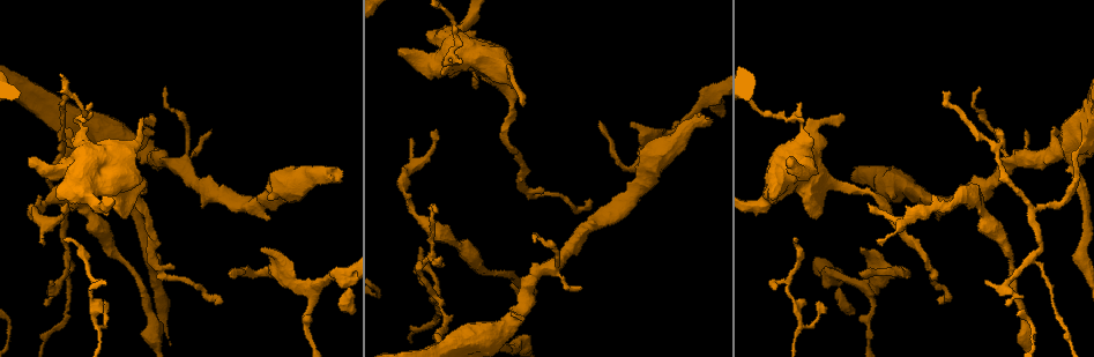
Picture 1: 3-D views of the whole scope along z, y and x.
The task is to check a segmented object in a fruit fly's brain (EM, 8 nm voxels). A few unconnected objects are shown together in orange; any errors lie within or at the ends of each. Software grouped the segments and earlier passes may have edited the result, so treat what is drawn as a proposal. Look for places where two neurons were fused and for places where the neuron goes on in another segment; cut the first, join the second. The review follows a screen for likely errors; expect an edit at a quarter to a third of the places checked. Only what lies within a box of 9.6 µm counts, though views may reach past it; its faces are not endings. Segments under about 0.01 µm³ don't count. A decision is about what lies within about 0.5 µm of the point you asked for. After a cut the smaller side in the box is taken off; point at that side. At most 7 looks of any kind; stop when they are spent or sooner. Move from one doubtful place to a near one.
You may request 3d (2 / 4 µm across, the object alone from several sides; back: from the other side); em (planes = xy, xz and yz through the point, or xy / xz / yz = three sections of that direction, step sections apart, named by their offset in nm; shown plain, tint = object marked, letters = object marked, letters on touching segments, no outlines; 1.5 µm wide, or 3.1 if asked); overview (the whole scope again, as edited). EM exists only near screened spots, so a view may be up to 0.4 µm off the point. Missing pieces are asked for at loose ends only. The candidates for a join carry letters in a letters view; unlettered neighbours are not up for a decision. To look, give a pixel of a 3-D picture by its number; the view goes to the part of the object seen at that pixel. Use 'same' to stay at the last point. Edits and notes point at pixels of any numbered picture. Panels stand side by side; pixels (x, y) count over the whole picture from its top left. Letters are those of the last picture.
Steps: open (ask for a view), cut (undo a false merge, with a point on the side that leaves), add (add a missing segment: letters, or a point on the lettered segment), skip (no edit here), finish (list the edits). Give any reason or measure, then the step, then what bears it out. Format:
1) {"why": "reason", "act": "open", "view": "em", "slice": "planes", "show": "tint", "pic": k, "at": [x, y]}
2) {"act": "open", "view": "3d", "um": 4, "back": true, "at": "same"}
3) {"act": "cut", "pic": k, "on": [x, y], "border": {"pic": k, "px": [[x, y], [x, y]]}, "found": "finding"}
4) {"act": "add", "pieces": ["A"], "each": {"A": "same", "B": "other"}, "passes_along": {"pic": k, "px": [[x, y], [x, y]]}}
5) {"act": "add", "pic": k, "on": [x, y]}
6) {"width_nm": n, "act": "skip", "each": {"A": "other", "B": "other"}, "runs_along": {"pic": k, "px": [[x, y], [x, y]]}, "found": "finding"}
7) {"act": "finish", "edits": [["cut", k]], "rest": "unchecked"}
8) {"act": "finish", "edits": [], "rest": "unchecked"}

{"why": "an open end", "act": "open", "view": "em", "slice": "planes", "show": "tint", "pic": 1, "at": [124, 219]}

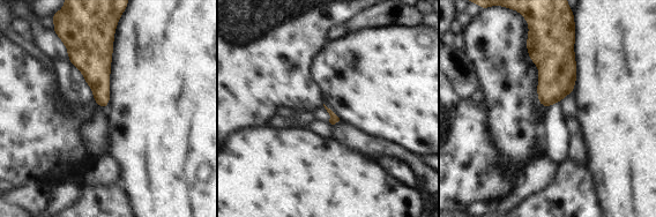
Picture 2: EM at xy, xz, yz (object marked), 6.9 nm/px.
{"act": "open", "view": "em", "slice": "planes", "show": "letters", "at": "same"}

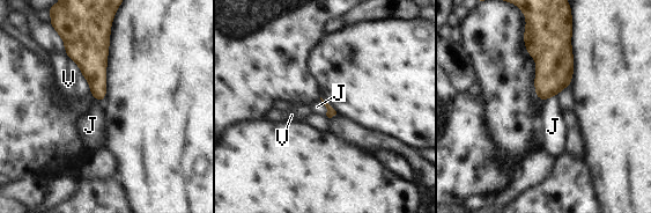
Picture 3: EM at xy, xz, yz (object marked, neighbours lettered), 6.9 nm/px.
{"longest_contact_nm": ["V", 340], "act": "skip", "each": {"J": "other", "V": "other"}, "found": "no lettered segment goes on from it"}

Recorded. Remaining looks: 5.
{"why": "abrupt turn", "act": "open", "view": "em", "slice": "planes", "show": "letters", "pic": 1, "at": [788, 284]}

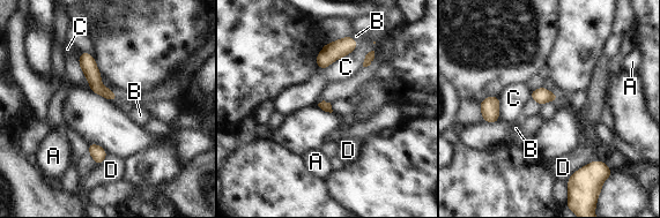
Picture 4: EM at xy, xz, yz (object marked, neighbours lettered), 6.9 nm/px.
{"act": "skip", "each": {"A": "other", "B": "other", "C": "other", "D": "other"}, "runs_along": {"pic": 4, "px": [[82, 55], [95, 82], [113, 97]]}, "found": "all the same neuron"}

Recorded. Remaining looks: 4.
{"why": "thick turns thin", "act": "open", "view": "3d", "um": 4, "pic": 1, "at": [801, 125]}

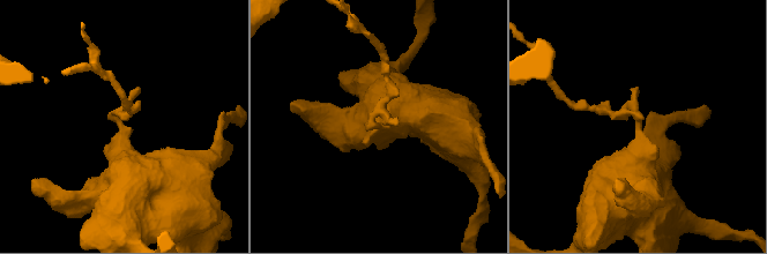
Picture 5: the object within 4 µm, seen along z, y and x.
{"why": "now the EM", "act": "open", "view": "em", "slice": "planes", "show": "letters", "pic": 5, "at": [121, 123]}

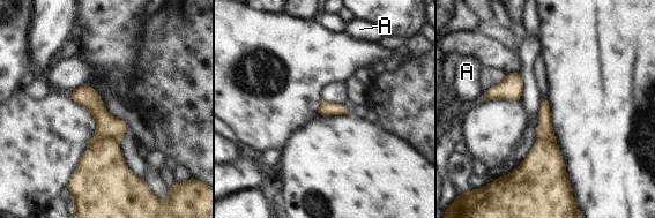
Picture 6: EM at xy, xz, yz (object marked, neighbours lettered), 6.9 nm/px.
{"act": "cut", "pic": 6, "on": [108, 127], "each": {"A": "other"}, "border": {"pic": 6, "px": [[118, 141], [98, 140], [88, 147]]}, "found": "a second neuron is stuck on"}

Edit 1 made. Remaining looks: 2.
{"act": "finish", "edits": [["cut", 6]], "rest": "unchecked"}

